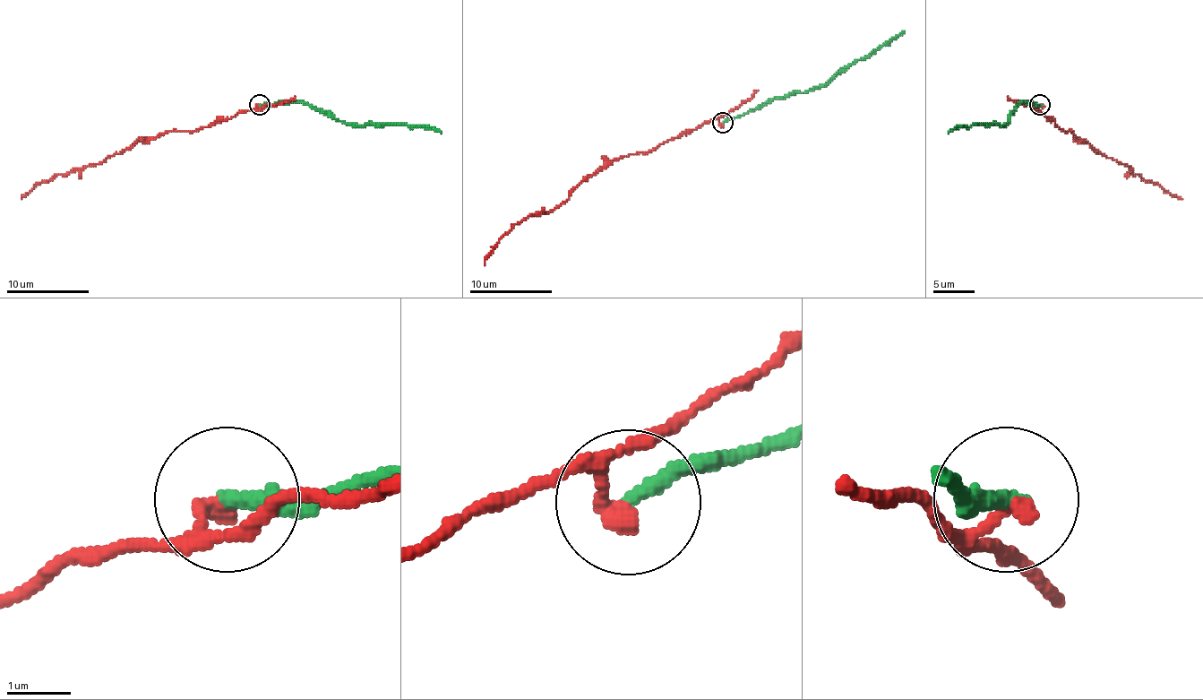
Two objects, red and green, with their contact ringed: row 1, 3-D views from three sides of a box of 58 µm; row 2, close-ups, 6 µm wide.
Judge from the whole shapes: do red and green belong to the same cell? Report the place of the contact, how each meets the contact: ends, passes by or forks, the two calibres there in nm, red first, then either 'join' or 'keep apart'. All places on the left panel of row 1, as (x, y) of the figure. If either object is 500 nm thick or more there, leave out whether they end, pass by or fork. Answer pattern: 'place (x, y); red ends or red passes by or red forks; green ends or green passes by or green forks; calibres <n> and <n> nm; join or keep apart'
place (260, 105); red passes by; green ends; calibres 220 and 260 nm; keep apart

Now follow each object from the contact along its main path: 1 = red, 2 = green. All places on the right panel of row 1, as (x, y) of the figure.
1: (1041, 104), (1036, 110), (1065, 131), (1071, 131), (1135, 174), (1182, 199)
2: (1041, 104), (1020, 102), (1011, 110), (1009, 121), (1003, 125), (954, 127), (948, 133)

